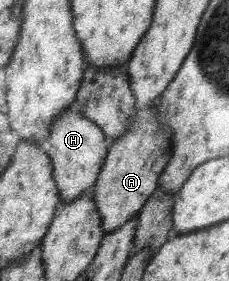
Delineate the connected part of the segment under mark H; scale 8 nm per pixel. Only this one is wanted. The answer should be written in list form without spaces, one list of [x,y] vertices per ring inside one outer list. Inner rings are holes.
[[[71,105],[55,120],[55,125],[51,126],[51,135],[43,148],[53,160],[54,178],[58,183],[62,202],[71,202],[87,193],[97,183],[110,151],[110,142],[98,123]]]

